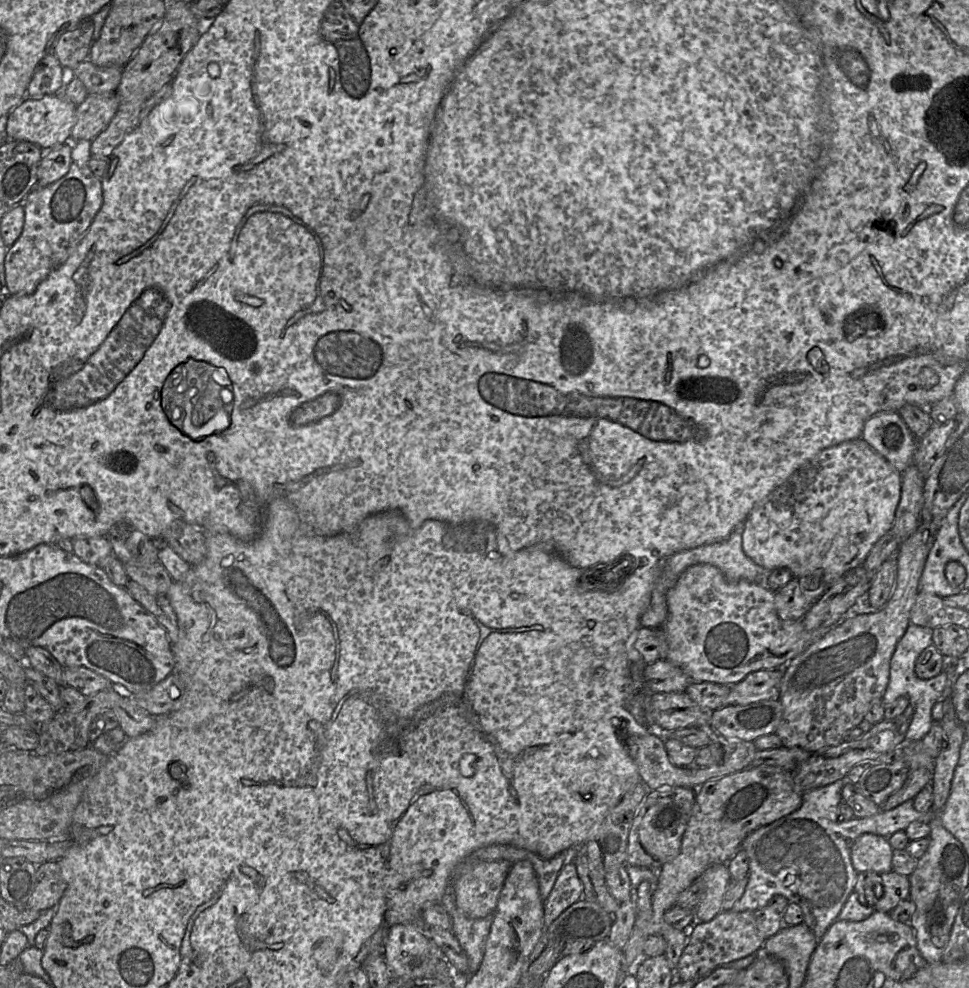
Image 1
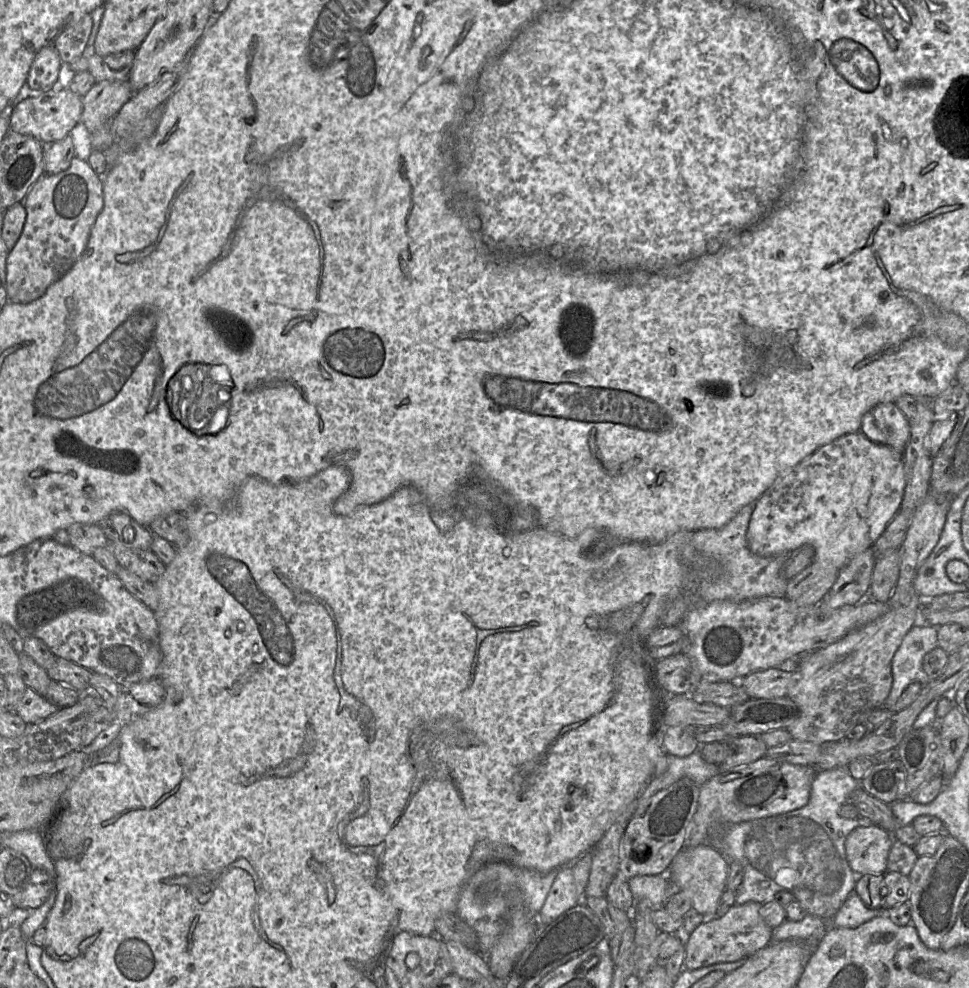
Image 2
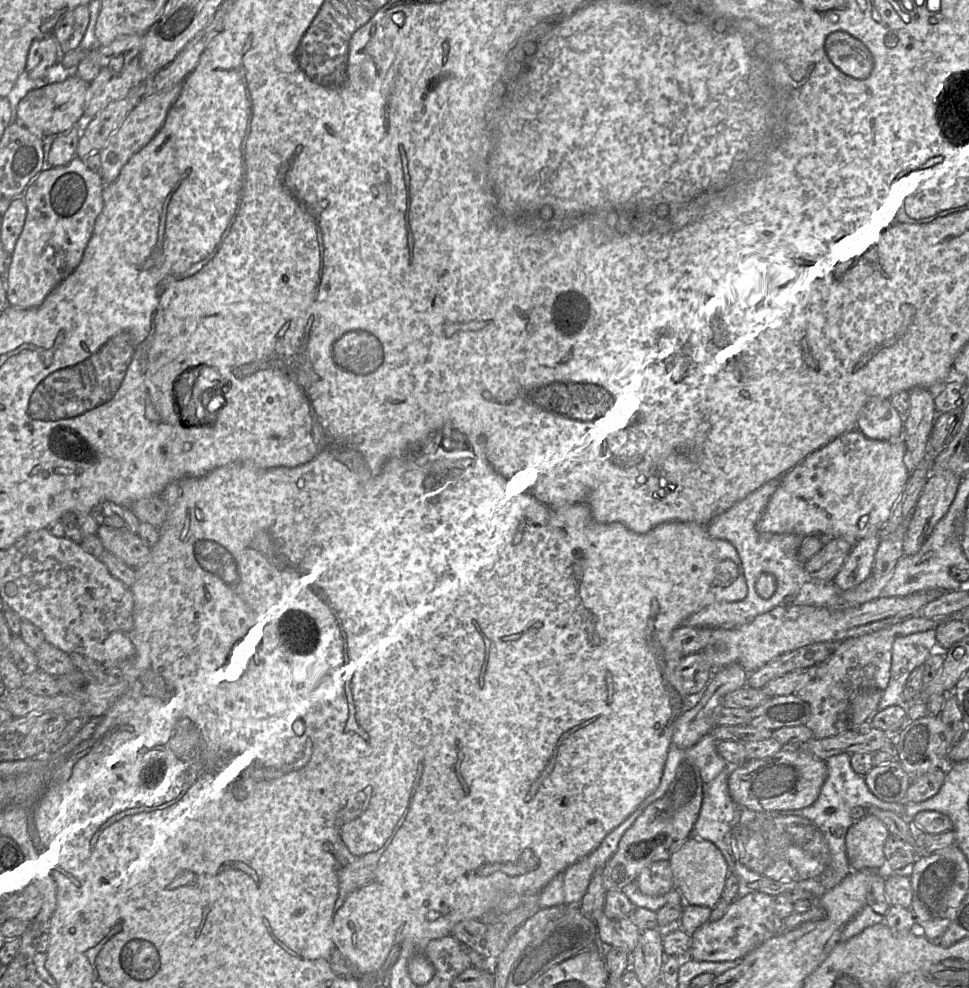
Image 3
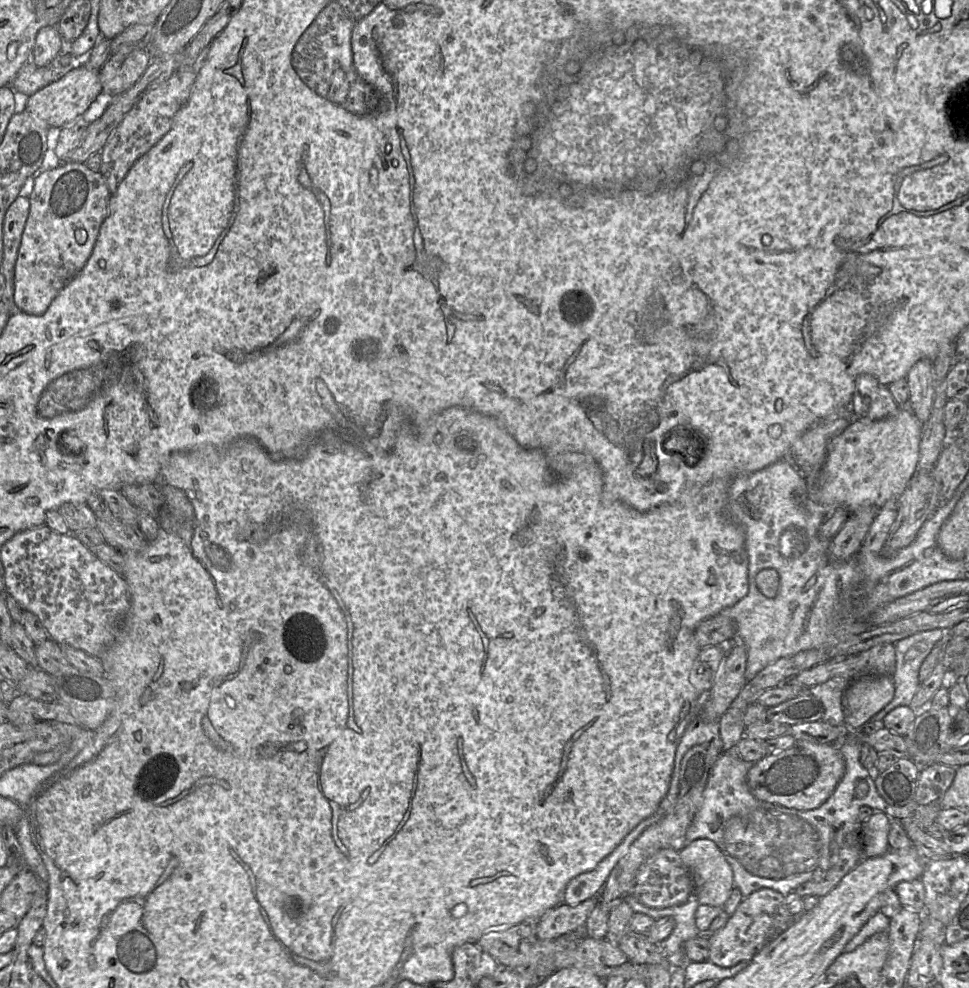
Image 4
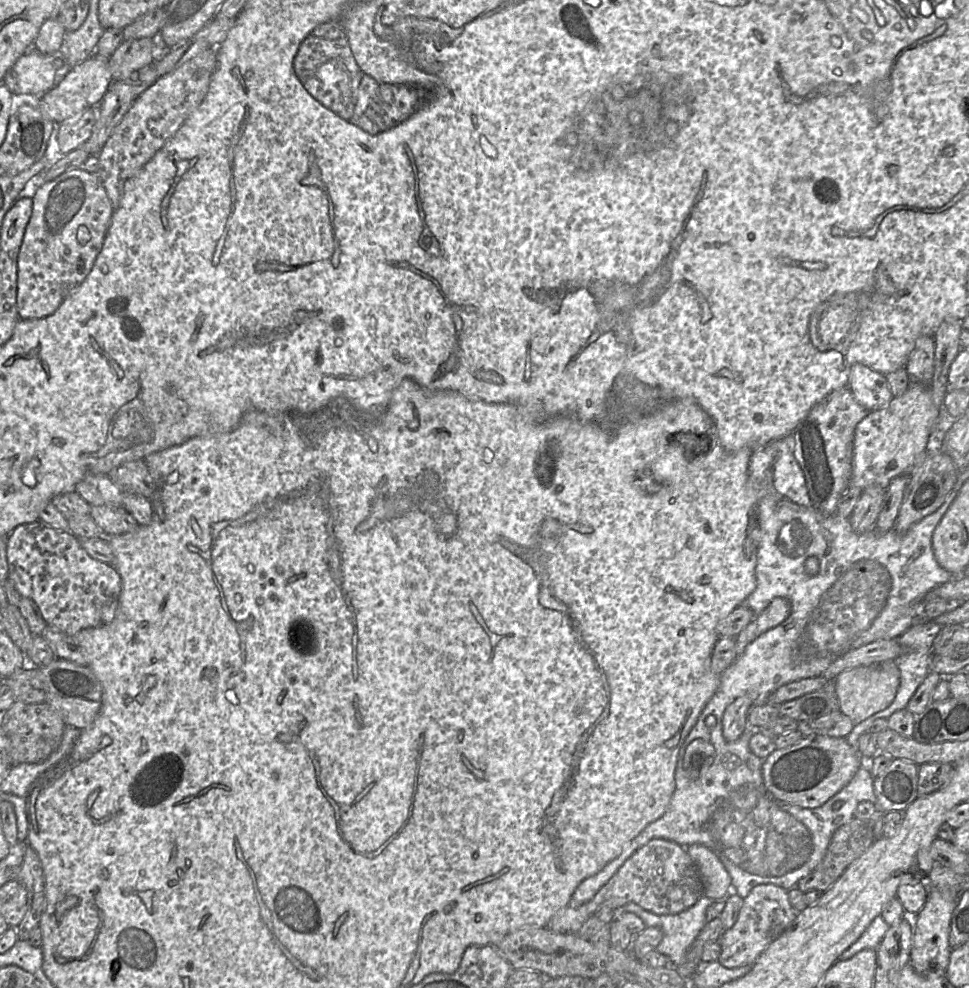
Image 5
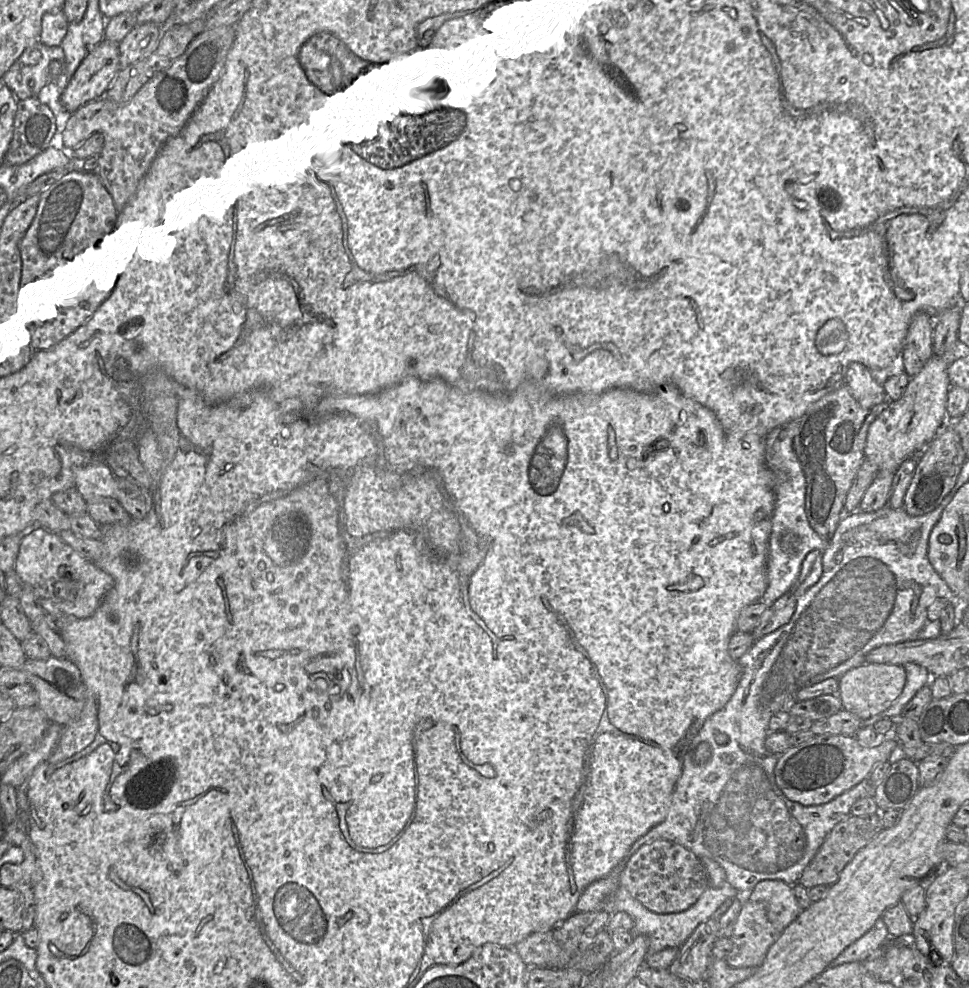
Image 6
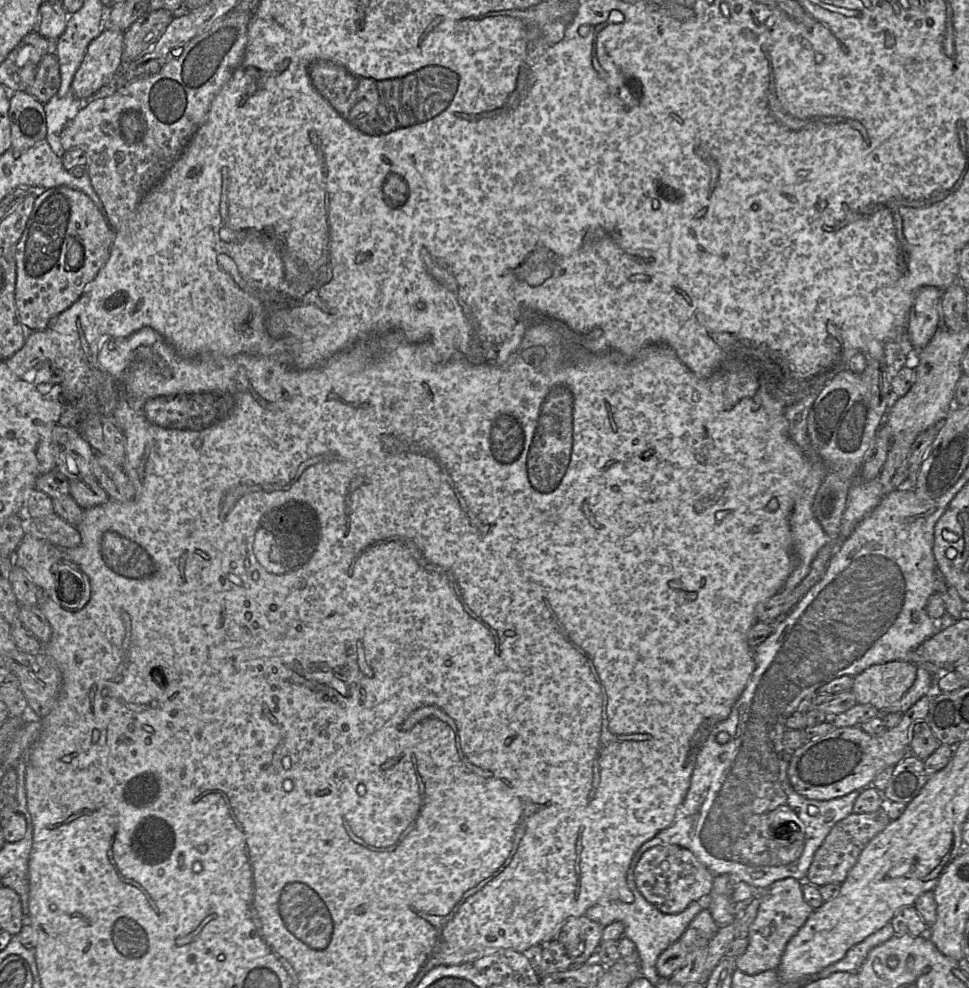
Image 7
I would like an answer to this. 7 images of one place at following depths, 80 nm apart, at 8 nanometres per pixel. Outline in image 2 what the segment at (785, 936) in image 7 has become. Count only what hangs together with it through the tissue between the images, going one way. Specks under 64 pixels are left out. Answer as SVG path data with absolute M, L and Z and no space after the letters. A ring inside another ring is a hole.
M762 904L733 905L725 914L702 922L686 937L684 969L695 970L712 964L734 962L754 955L772 942L773 929L761 917Z

